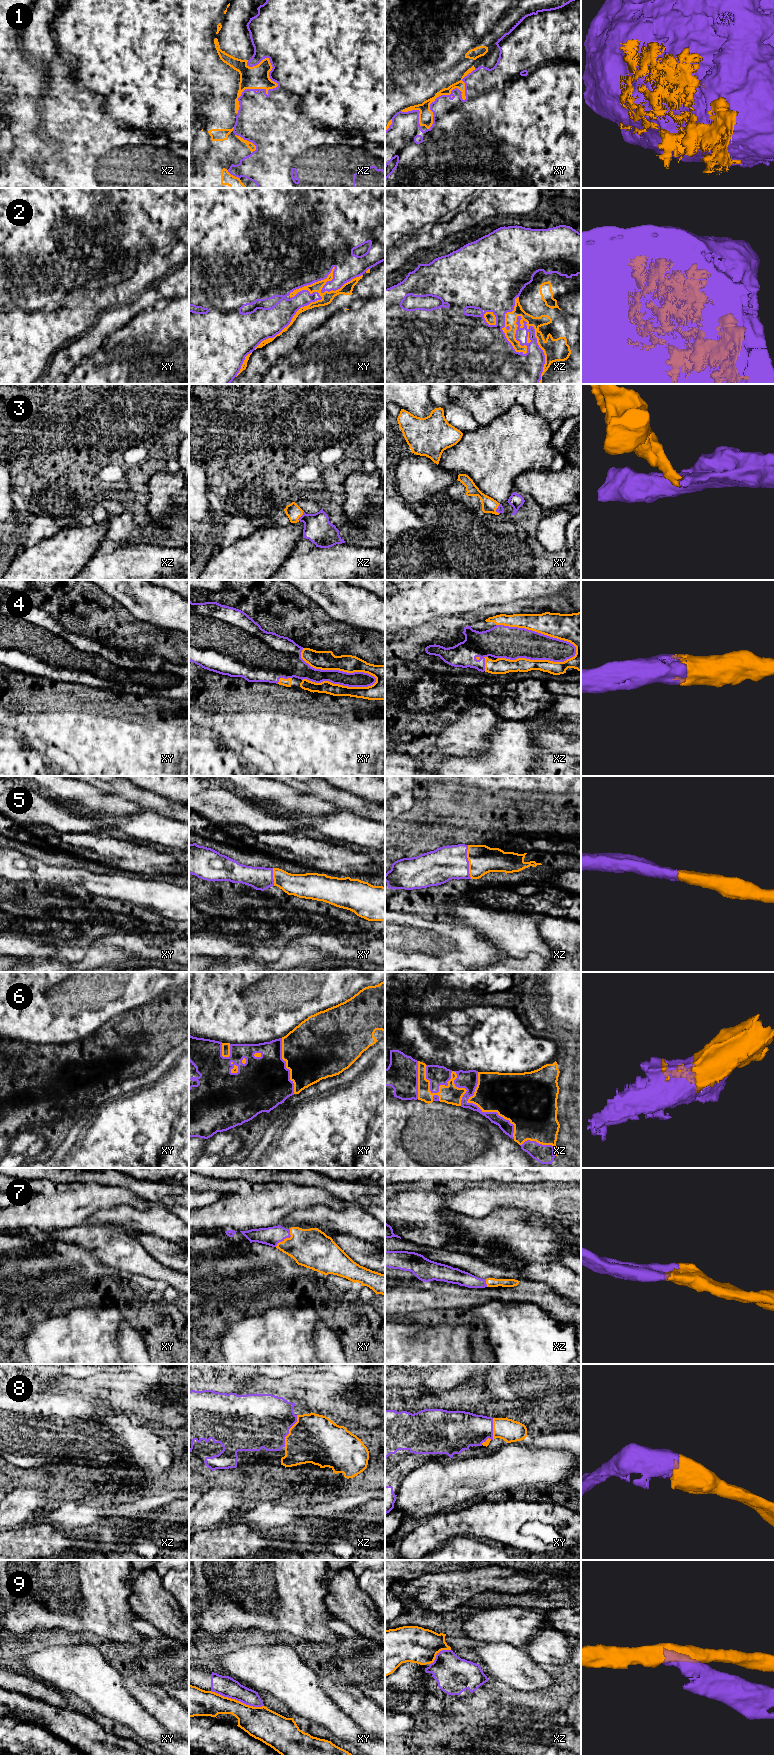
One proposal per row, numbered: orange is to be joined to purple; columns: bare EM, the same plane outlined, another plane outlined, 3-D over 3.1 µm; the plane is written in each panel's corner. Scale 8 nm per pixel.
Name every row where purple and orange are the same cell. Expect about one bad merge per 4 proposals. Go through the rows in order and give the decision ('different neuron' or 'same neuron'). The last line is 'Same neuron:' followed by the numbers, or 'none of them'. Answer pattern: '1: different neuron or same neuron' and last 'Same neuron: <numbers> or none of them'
1: different neuron
2: same neuron
3: same neuron
4: same neuron
5: same neuron
6: same neuron
7: same neuron
8: same neuron
9: different neuron
Same neuron: 2, 3, 4, 5, 6, 7, 8

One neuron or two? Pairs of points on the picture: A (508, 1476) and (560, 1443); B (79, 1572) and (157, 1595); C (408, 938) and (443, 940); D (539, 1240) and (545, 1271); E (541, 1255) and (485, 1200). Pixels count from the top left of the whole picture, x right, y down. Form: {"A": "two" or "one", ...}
{"A": "two", "B": "two", "C": "one", "D": "two", "E": "two"}

